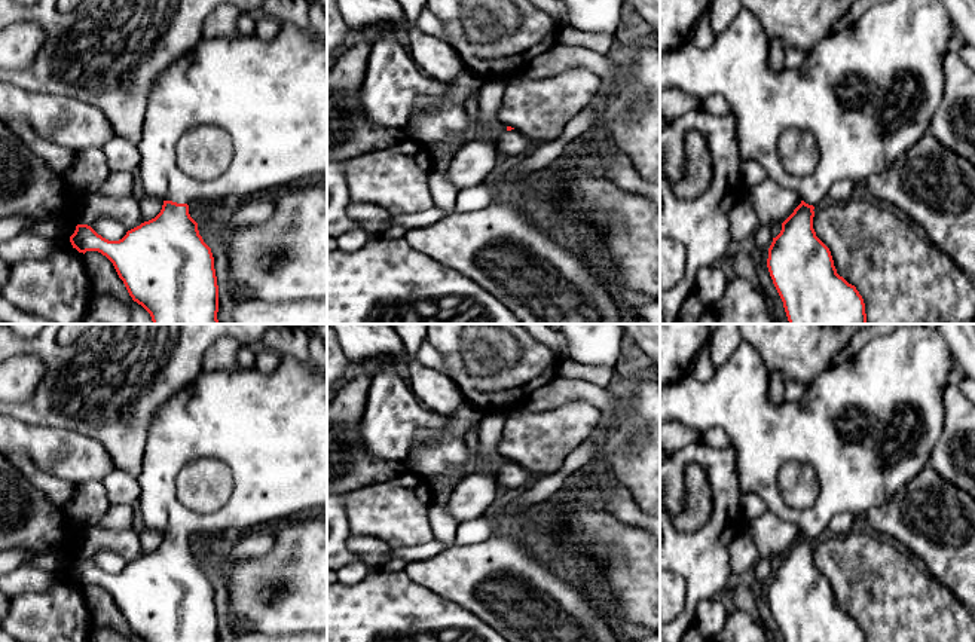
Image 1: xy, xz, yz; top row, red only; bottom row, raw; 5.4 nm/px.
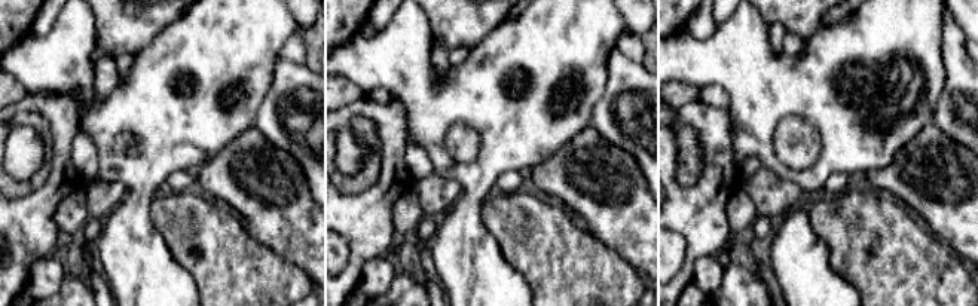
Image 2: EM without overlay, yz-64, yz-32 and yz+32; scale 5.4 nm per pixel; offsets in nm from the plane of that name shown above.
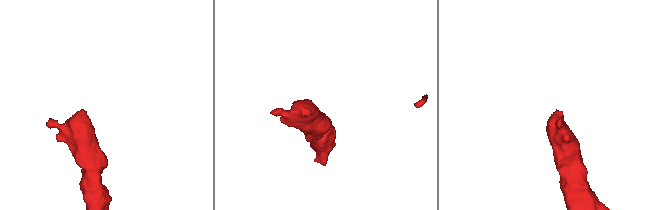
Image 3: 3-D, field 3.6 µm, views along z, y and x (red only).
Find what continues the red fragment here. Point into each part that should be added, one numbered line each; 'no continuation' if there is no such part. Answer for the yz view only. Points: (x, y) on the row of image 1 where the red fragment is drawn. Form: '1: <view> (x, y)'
1: yz (867, 94)

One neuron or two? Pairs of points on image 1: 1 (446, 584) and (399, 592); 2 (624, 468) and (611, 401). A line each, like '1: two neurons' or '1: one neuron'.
1: two neurons
2: two neurons

